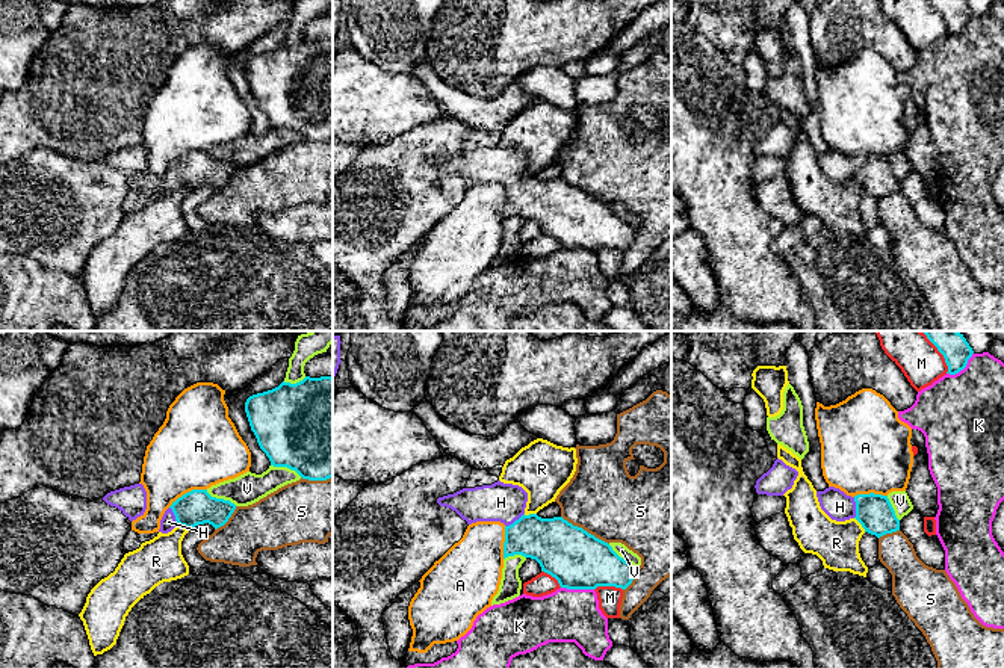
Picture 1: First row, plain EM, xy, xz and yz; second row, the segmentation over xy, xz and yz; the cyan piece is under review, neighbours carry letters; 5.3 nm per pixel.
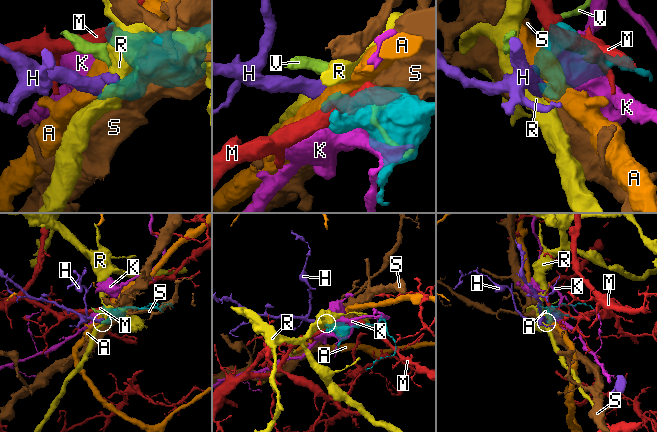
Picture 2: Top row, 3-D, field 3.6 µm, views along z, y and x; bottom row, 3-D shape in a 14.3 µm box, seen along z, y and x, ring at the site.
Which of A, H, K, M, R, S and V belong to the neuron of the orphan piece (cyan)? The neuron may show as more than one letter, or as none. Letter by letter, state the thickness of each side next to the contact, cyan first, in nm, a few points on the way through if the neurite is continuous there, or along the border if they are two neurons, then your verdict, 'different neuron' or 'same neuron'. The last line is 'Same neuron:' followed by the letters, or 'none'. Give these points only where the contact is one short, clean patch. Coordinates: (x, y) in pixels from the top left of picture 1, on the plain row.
A: 190/440 nm | different neuron
H: 190/150 nm | across yz (876, 176), (867, 170), (856, 170), (839, 168) | same neuron
K: 300/280 nm | different neuron
M: 140/220 nm | different neuron
R: 190/240 nm | along yz (855, 179), (865, 192) | different neuron
S: 300/380 nm | different neuron
V: 190/160 nm | different neuron
Same neuron: H

